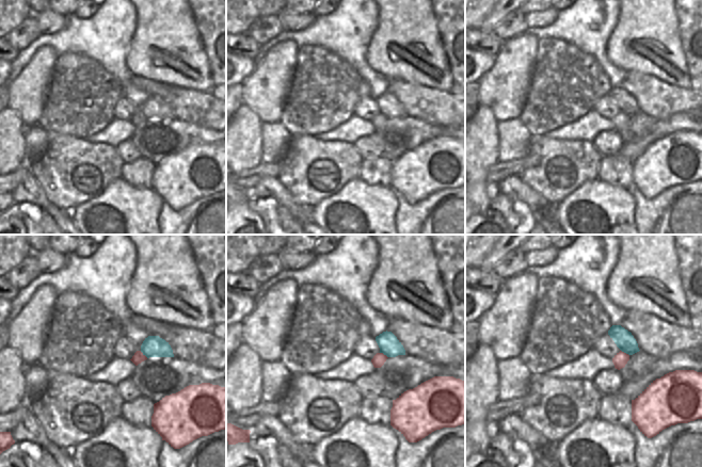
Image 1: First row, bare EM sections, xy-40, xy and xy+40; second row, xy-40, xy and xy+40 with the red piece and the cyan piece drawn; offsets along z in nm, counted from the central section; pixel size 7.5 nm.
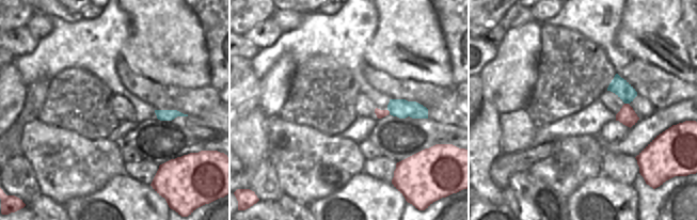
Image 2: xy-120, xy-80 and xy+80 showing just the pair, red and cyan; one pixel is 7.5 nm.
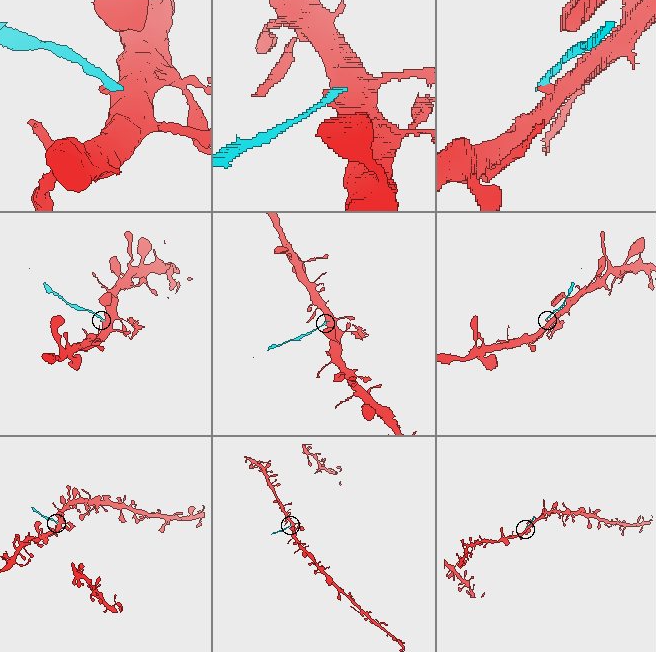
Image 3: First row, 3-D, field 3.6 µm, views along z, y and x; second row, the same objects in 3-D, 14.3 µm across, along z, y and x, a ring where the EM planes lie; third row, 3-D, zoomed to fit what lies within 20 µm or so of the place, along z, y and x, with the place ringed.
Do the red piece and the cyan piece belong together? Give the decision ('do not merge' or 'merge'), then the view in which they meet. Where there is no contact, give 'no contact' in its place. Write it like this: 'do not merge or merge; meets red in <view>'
do not merge; meets red in xy-40

